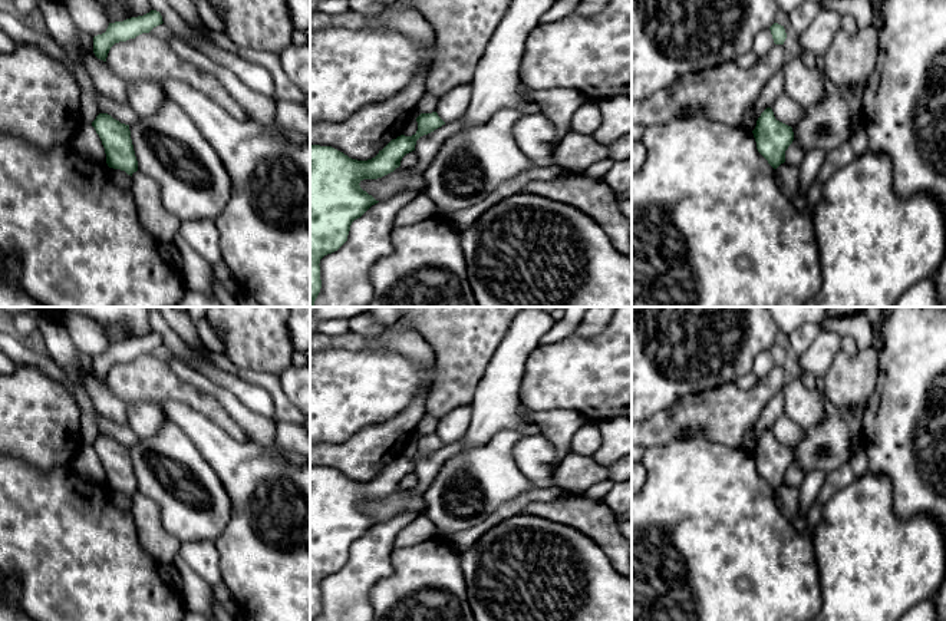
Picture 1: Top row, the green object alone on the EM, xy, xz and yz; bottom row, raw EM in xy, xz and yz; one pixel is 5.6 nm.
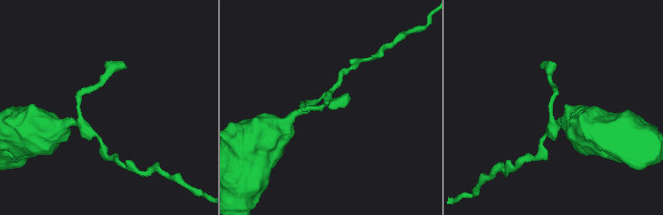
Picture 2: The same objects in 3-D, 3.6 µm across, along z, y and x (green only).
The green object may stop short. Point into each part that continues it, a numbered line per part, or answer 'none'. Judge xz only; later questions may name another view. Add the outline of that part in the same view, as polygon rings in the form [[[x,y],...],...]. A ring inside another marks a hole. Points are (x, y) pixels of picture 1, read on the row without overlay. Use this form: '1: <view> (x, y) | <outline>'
none

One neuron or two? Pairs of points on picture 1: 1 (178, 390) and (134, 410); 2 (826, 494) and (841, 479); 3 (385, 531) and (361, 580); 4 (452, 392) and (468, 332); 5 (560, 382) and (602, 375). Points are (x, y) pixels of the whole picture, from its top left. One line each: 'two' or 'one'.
1: two
2: one
3: one
4: one
5: one

